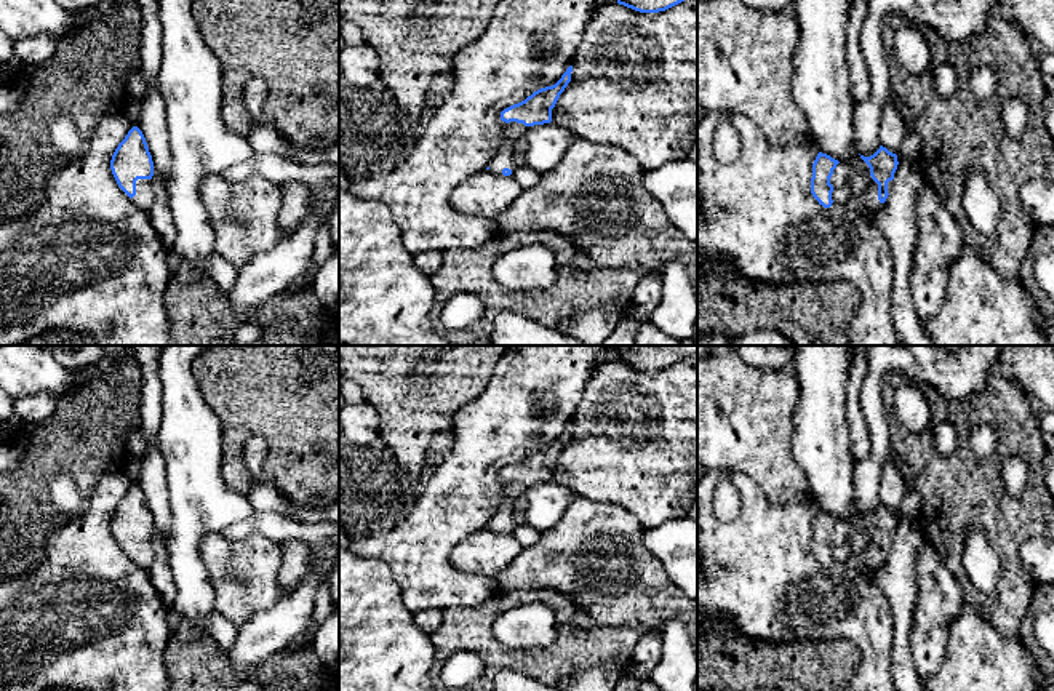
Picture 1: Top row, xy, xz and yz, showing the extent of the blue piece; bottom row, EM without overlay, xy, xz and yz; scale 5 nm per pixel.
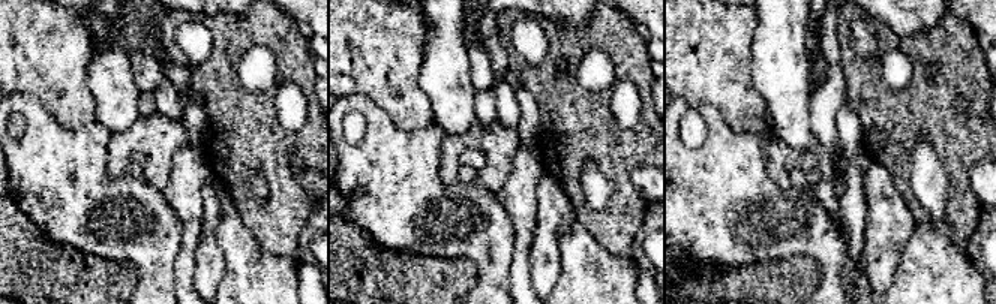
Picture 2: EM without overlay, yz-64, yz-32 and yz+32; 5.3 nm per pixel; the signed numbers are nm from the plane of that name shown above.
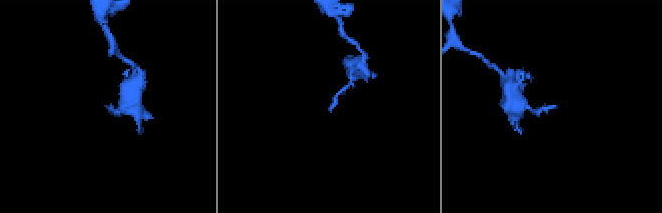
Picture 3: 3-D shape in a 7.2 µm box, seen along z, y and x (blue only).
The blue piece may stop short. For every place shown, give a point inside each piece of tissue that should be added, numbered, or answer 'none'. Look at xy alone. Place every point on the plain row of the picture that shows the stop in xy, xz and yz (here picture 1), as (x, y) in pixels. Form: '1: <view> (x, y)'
1: xy (144, 557)

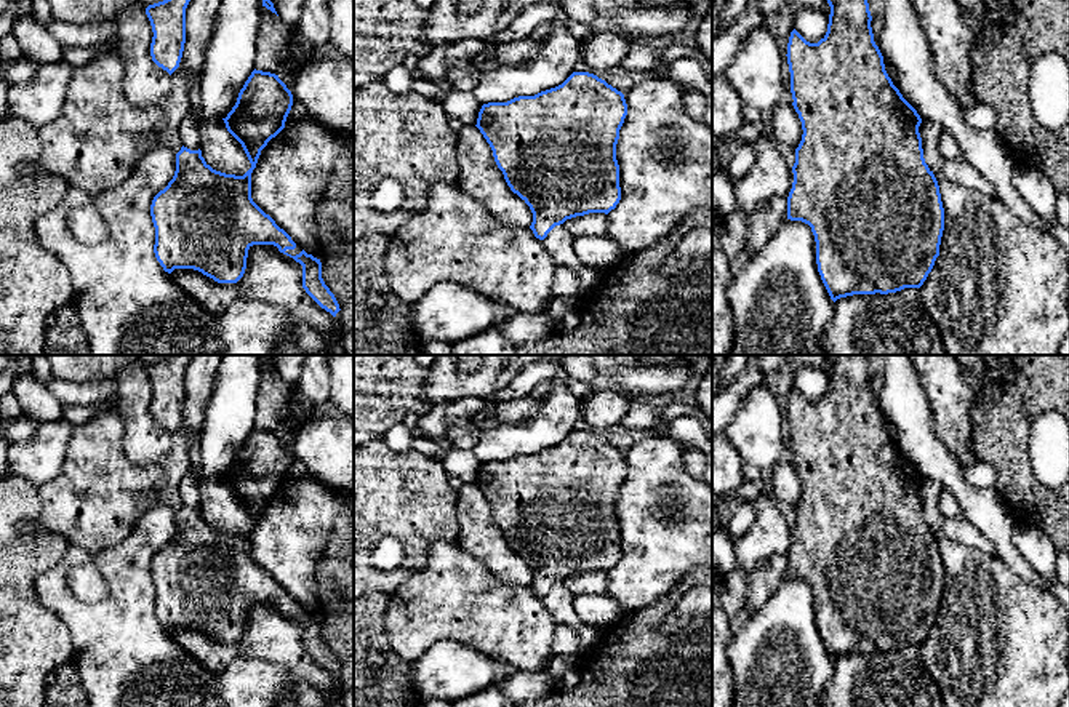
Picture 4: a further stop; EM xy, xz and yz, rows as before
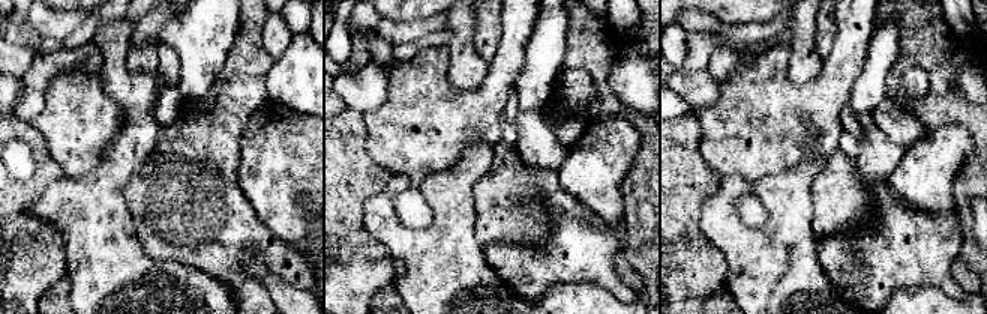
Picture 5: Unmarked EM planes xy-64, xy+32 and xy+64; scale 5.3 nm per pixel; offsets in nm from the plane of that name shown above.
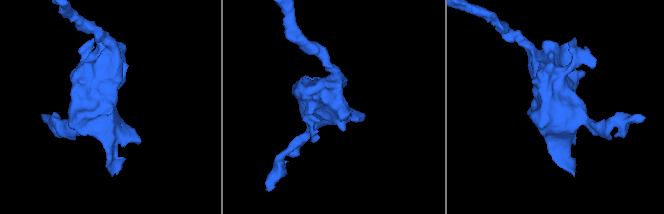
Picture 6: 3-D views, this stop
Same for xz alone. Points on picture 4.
none

